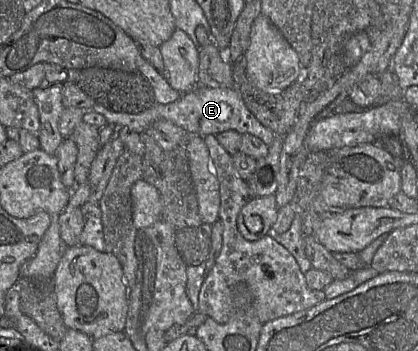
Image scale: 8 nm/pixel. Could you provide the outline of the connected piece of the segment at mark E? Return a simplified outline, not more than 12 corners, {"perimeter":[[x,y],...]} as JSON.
{"perimeter":[[196,87],[139,115],[92,111],[143,133],[157,120],[205,137],[235,130],[270,146],[276,134],[235,88]]}

